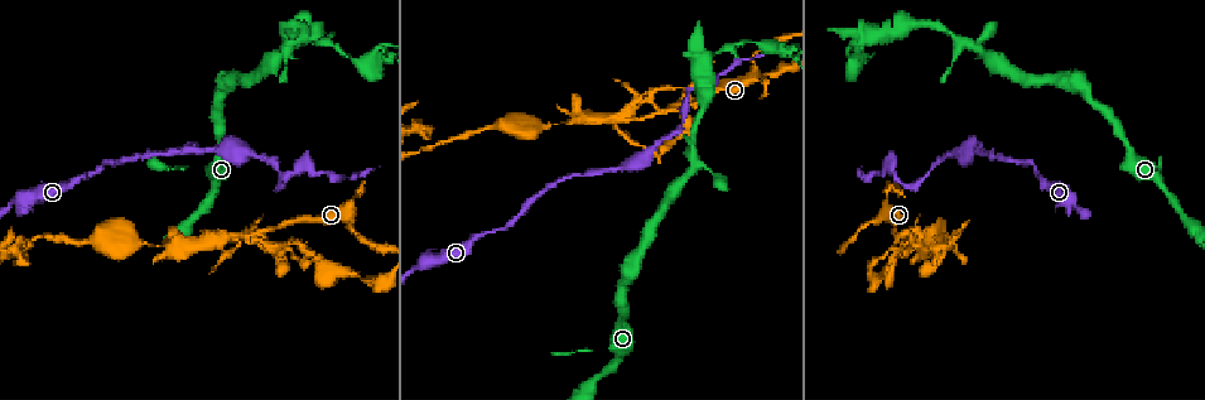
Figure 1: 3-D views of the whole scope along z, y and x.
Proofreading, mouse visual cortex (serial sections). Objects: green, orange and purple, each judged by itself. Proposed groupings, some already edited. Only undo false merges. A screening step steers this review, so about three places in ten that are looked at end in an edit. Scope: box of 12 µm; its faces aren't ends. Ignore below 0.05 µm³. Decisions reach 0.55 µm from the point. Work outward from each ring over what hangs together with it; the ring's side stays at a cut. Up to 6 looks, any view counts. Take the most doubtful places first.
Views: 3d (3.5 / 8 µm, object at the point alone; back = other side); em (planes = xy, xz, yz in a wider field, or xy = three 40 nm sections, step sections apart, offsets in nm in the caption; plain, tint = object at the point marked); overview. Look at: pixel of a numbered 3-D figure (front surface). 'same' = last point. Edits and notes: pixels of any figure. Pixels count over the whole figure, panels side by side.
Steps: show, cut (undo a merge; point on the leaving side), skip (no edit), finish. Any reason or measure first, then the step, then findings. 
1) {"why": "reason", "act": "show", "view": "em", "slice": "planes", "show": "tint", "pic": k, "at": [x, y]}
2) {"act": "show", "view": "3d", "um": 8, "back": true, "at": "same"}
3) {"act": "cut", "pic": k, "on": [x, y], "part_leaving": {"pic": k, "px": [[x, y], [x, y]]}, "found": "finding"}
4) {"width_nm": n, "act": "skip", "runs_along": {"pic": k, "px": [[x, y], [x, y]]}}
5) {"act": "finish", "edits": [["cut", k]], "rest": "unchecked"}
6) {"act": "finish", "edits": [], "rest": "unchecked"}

{"why": "a fork", "act": "show", "view": "3d", "um": 3.5, "pic": 1, "at": [308, 36]}

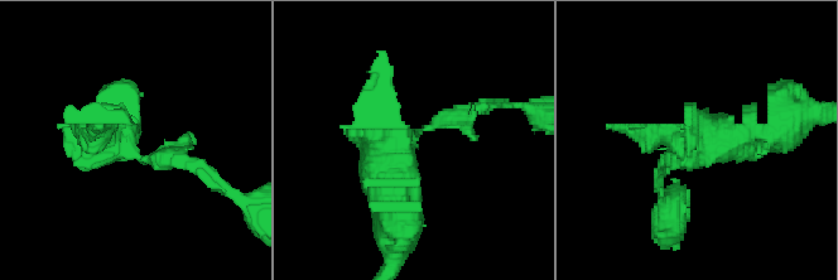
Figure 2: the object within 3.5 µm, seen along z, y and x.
{"why": "shape alone is not enough", "act": "show", "view": "em", "slice": "xy", "step": 5, "show": "tint", "pic": 2, "at": [410, 138]}

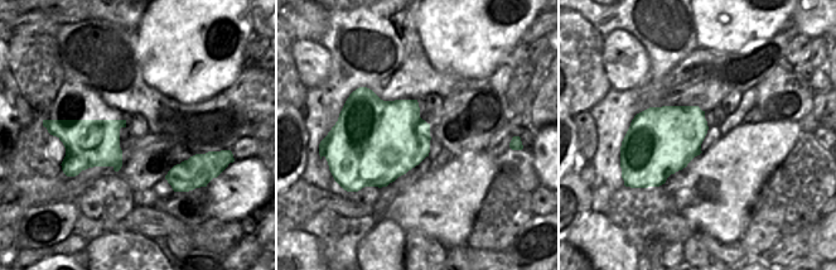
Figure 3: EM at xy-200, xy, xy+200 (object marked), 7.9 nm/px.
{"act": "cut", "pic": 2, "on": [176, 160], "part_leaving": {"pic": 2, "px": [[143, 155], [193, 159], [247, 202]]}, "found": "a second cell is stuck on"}

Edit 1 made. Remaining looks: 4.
{"why": "sudden change in width", "act": "show", "view": "3d", "um": 3.5, "pic": 1, "at": [951, 153]}

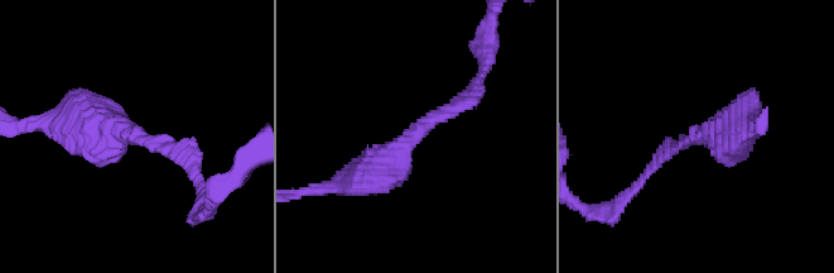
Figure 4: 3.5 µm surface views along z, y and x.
{"arm_widths_nm": [150, 500], "why": "now the EM", "act": "show", "view": "em", "slice": "xy", "step": 5, "show": "tint", "pic": 4, "at": [696, 135]}

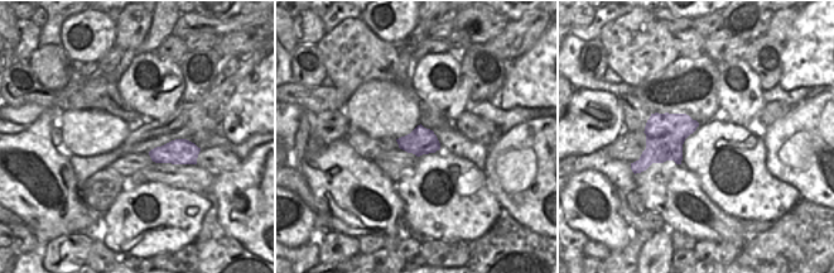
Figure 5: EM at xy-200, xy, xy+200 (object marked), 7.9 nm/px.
{"act": "skip", "runs_along": {"pic": 4, "px": [[351, 178], [377, 169], [478, 85]]}, "found": "continuous, no second cell"}

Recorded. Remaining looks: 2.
{"why": "sharp bend", "act": "show", "view": "em", "slice": "xy", "step": 3, "show": "tint", "pic": 1, "at": [283, 187]}

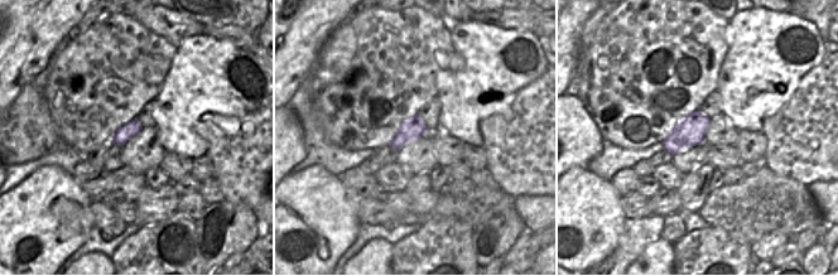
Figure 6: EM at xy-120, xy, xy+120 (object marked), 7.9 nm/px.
{"act": "show", "view": "3d", "um": 3.5, "back": true, "at": "same"}

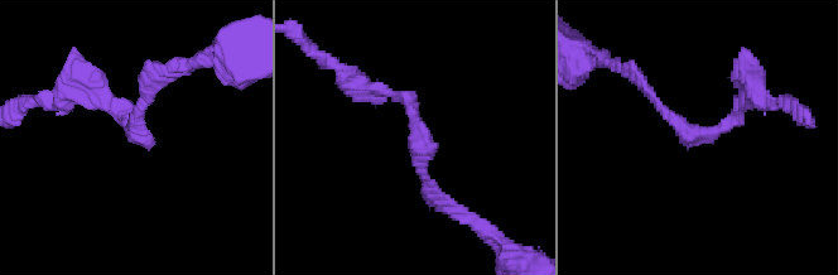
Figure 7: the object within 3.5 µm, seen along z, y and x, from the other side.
{"width_nm": 170, "act": "skip", "runs_along": {"pic": 7, "px": [[427, 187], [412, 106], [365, 86]]}, "found": "continuous, no second cell"}

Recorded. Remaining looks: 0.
{"act": "finish", "edits": [["cut", 2]], "rest": "unchecked"}

